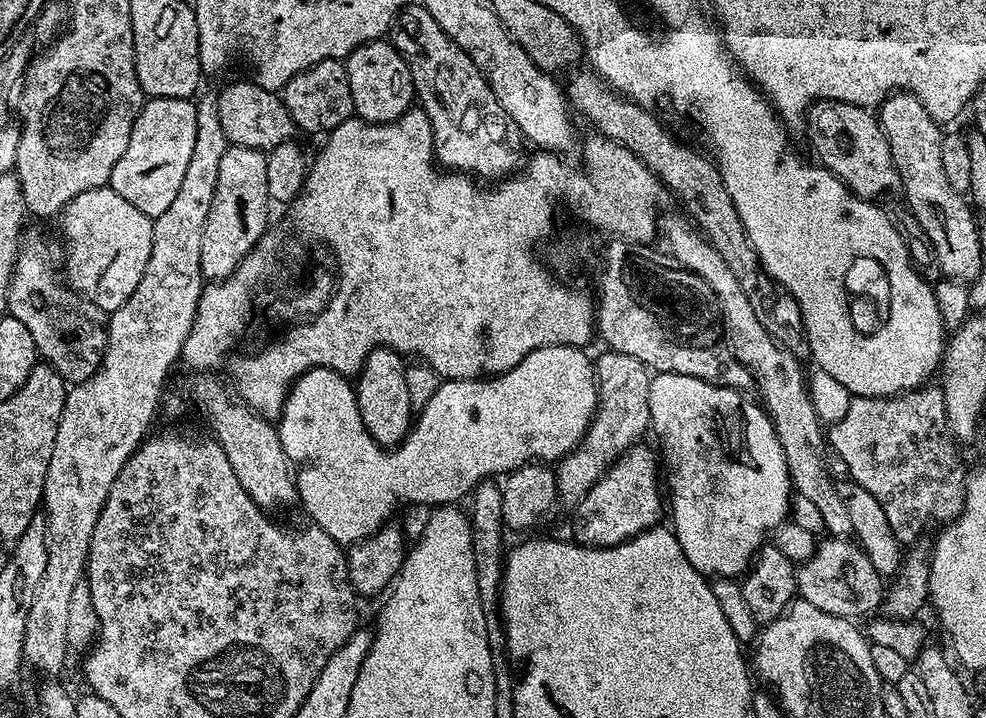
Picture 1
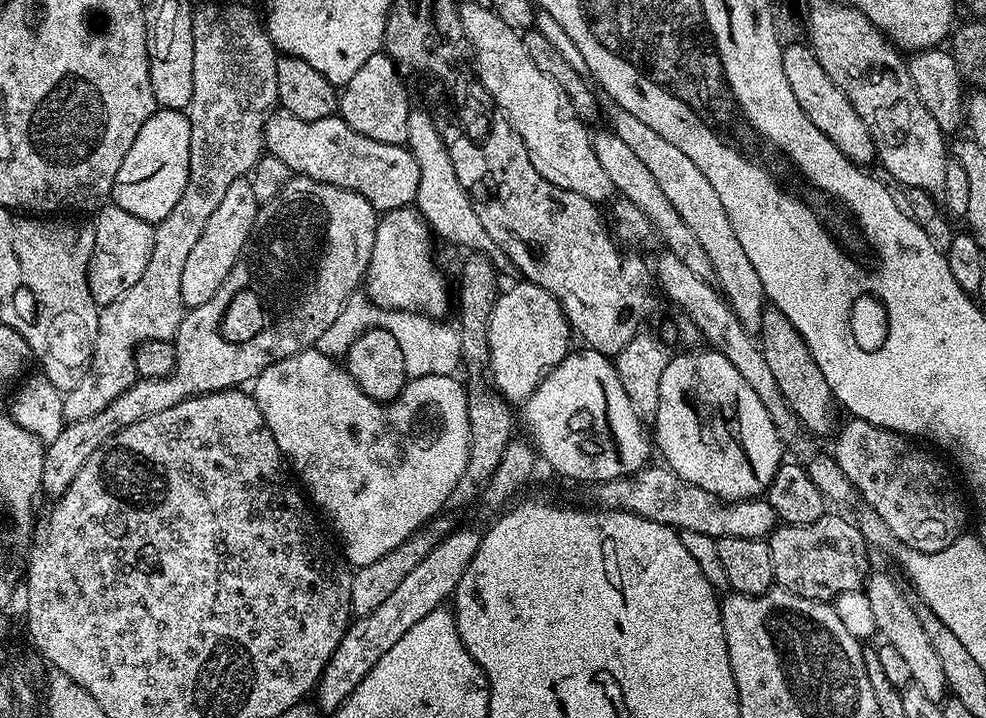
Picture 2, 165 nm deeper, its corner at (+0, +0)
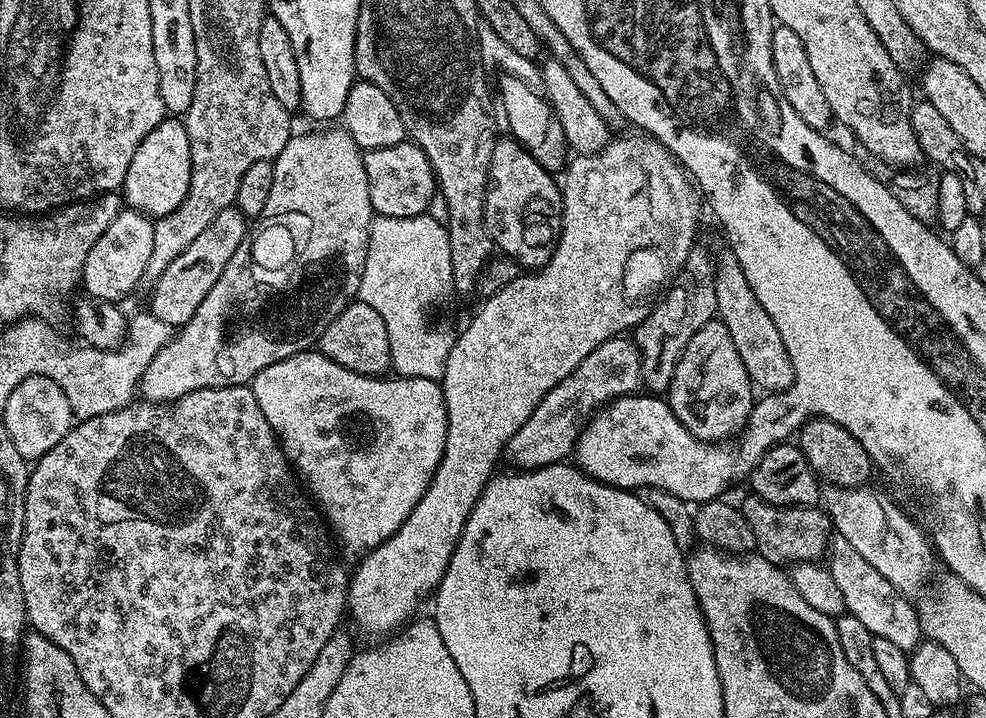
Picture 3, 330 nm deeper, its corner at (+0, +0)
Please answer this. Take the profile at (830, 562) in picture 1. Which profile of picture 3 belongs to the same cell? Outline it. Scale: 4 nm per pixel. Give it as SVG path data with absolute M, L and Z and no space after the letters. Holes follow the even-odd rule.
M748 494L744 501L739 501L738 507L746 522L750 522L750 530L754 530L756 552L772 564L811 564L827 553L830 543L829 516L819 507L783 508L768 504L755 494Z

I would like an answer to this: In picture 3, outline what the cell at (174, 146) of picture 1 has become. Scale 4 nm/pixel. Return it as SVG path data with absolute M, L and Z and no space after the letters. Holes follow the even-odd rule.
M166 118L134 150L134 159L122 185L122 200L129 209L142 212L149 218L159 218L178 210L182 198L190 190L190 138L183 119Z

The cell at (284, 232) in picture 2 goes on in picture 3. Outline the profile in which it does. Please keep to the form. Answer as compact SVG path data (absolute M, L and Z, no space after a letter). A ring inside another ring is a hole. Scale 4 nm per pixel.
M321 128L321 132L292 135L282 154L276 156L272 166L274 186L270 186L264 215L249 227L244 241L234 250L234 258L226 262L222 278L214 282L194 318L146 366L138 392L147 403L170 404L194 390L247 385L266 366L309 351L326 326L357 299L374 219L368 169L364 167L364 152L346 129Z

